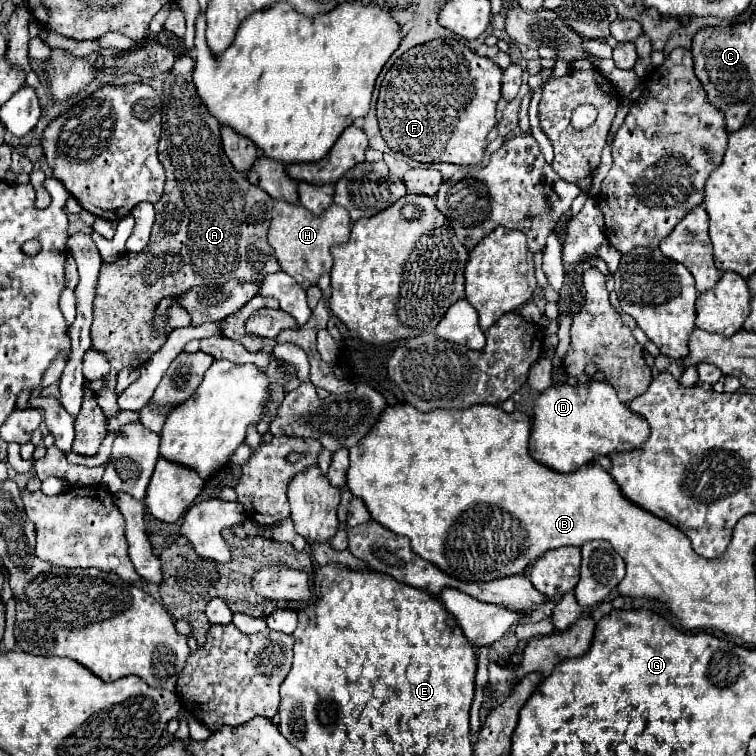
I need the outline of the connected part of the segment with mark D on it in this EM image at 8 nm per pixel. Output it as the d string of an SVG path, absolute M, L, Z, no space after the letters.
M587 381L581 385L557 385L549 387L535 399L529 455L537 463L557 471L569 473L585 463L591 463L599 455L613 451L631 451L649 437L647 421L633 413L625 403L617 399L613 387L605 381Z

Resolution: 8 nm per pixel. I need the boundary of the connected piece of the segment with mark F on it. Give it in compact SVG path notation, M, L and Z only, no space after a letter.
M433 39L403 53L389 73L385 73L379 89L377 119L389 149L399 151L419 163L481 163L487 147L487 133L495 127L497 99L501 97L501 69L487 57L479 57L459 39Z

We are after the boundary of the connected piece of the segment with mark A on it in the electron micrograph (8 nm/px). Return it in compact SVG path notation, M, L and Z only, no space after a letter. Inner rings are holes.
M189 55L175 61L169 77L163 85L163 131L159 139L159 159L165 167L167 181L161 201L155 205L155 225L151 233L149 245L139 253L123 253L115 263L103 265L97 279L97 291L93 301L93 323L91 323L91 339L93 349L101 351L109 359L109 375L103 379L103 387L99 389L99 407L111 417L115 415L113 403L113 387L117 381L117 373L123 367L139 367L157 353L167 335L177 327L189 327L191 317L179 305L179 297L187 293L195 285L223 285L229 279L241 281L261 281L269 273L277 273L281 267L277 263L273 247L267 243L267 229L271 223L273 199L257 185L251 185L247 177L231 165L221 147L219 123L205 111L201 97L193 87L193 59ZM163 297L171 297L169 305L169 321L165 333L157 333L153 327L153 315L157 303Z

